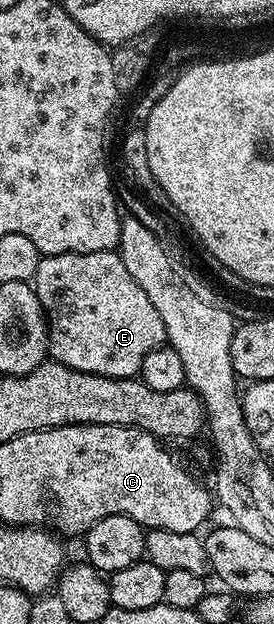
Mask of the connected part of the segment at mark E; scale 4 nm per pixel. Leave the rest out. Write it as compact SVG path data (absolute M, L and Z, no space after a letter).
M116 250L45 254L38 264L34 287L47 318L47 357L66 368L107 378L134 378L139 375L146 355L165 345L166 328L162 324L162 316L158 316L154 304L150 304L146 292L138 288L134 276L126 272L126 264L122 264Z

